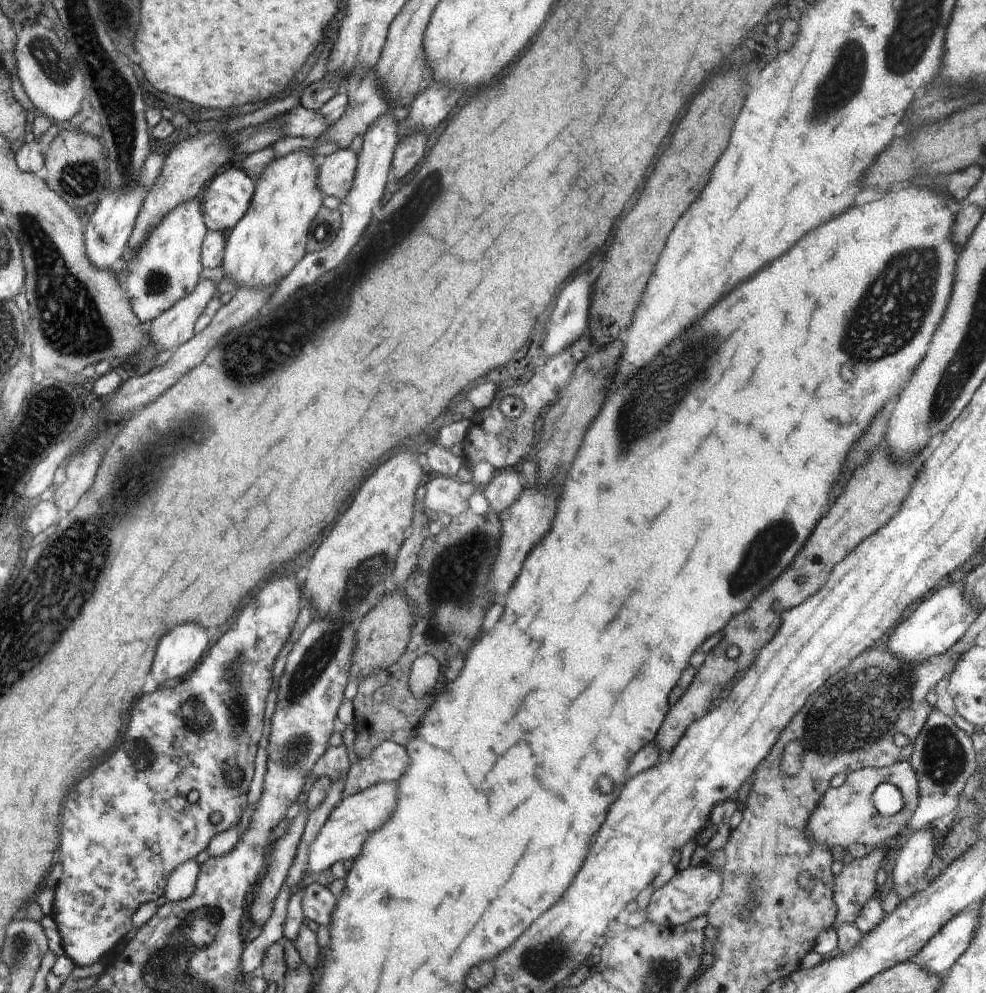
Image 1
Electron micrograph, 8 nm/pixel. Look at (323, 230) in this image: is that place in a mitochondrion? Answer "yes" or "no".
yes

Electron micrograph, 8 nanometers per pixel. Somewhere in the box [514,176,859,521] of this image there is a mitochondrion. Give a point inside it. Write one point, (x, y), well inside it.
(659, 391)

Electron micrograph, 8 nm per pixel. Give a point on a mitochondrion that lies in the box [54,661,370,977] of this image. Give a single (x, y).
(231, 766)

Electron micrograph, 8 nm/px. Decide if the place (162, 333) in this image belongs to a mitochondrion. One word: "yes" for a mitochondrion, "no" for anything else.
no

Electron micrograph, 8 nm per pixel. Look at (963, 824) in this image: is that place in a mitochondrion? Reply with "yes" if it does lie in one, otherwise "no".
no

